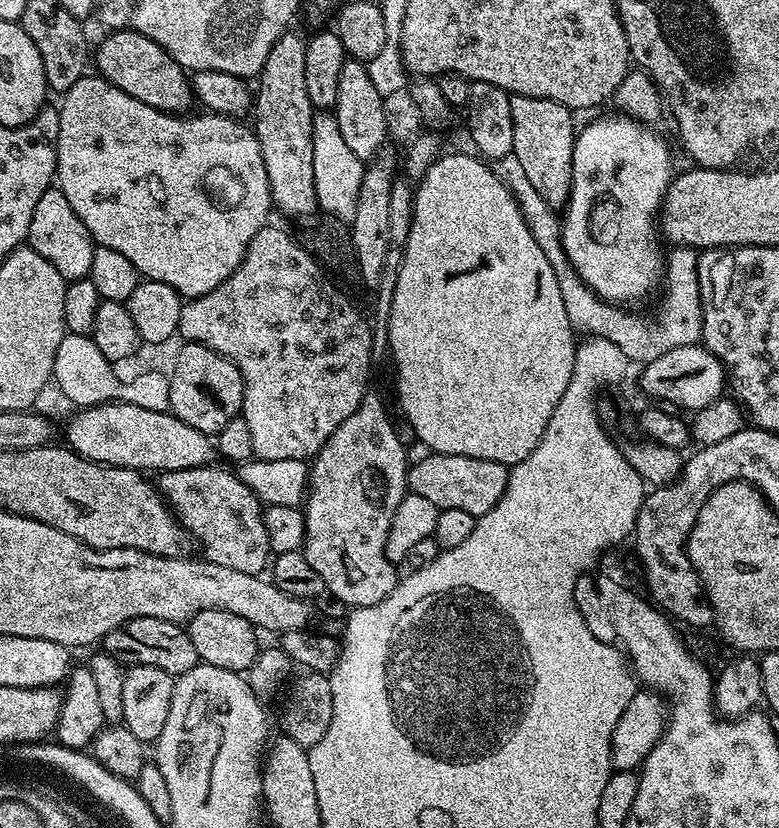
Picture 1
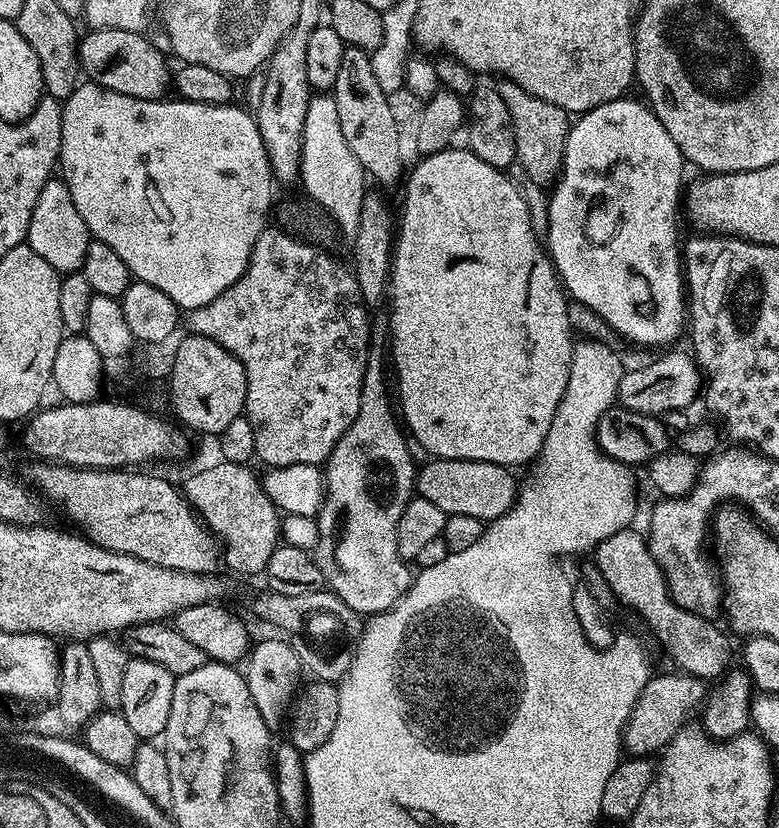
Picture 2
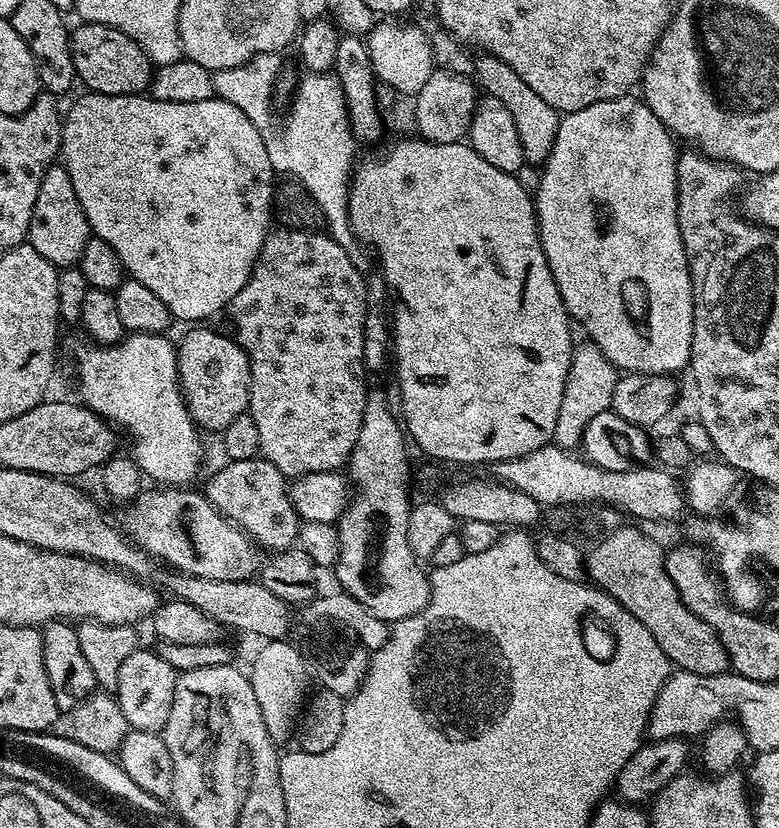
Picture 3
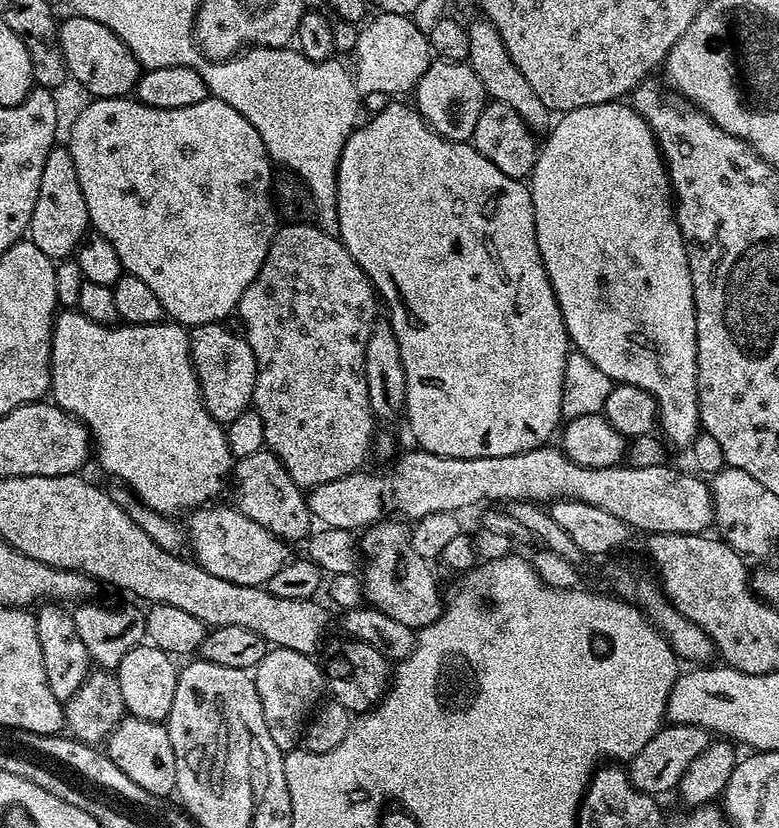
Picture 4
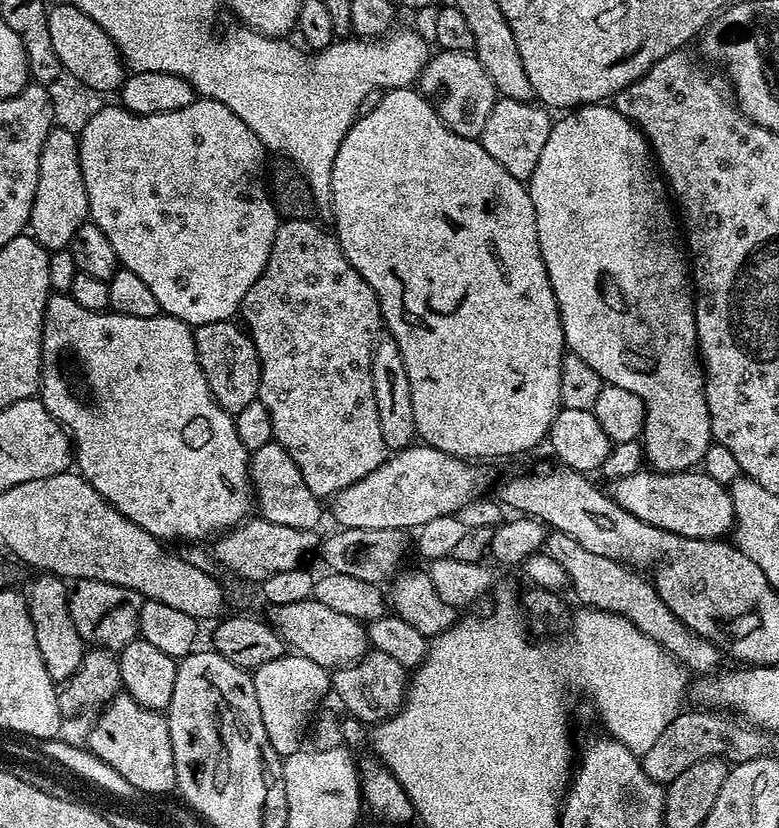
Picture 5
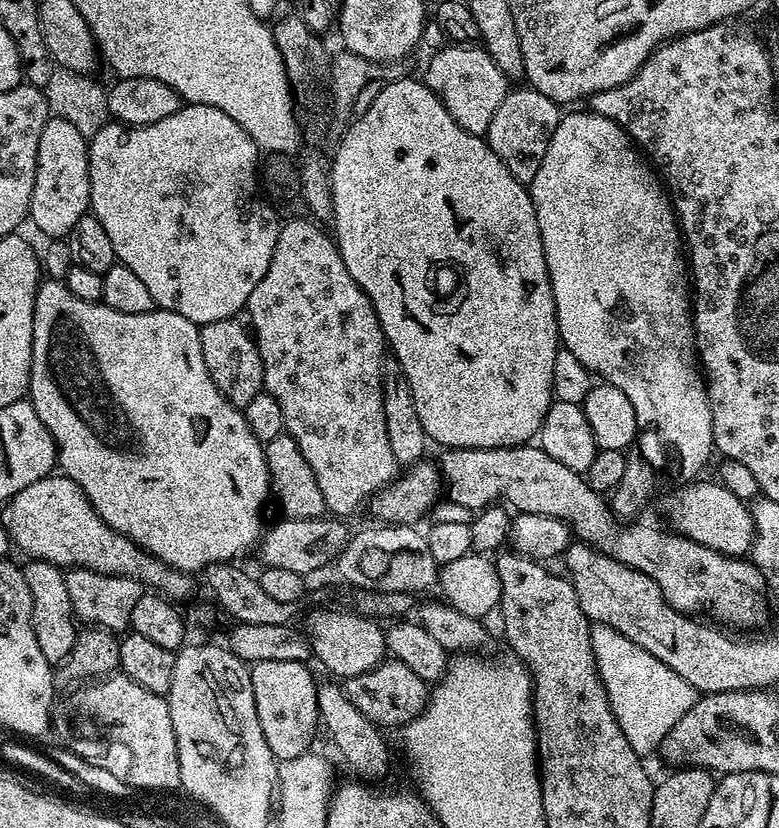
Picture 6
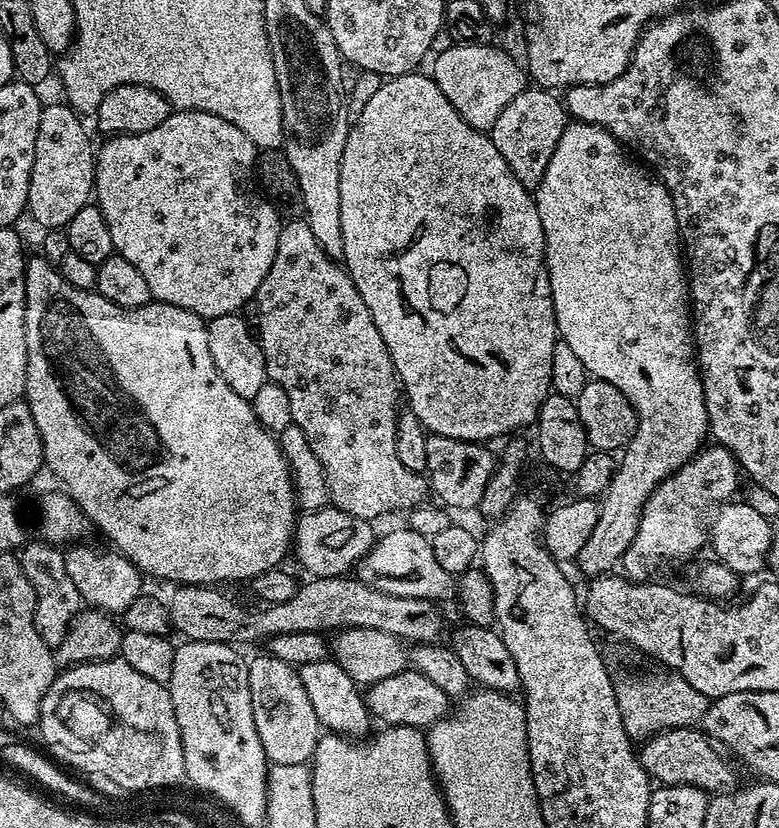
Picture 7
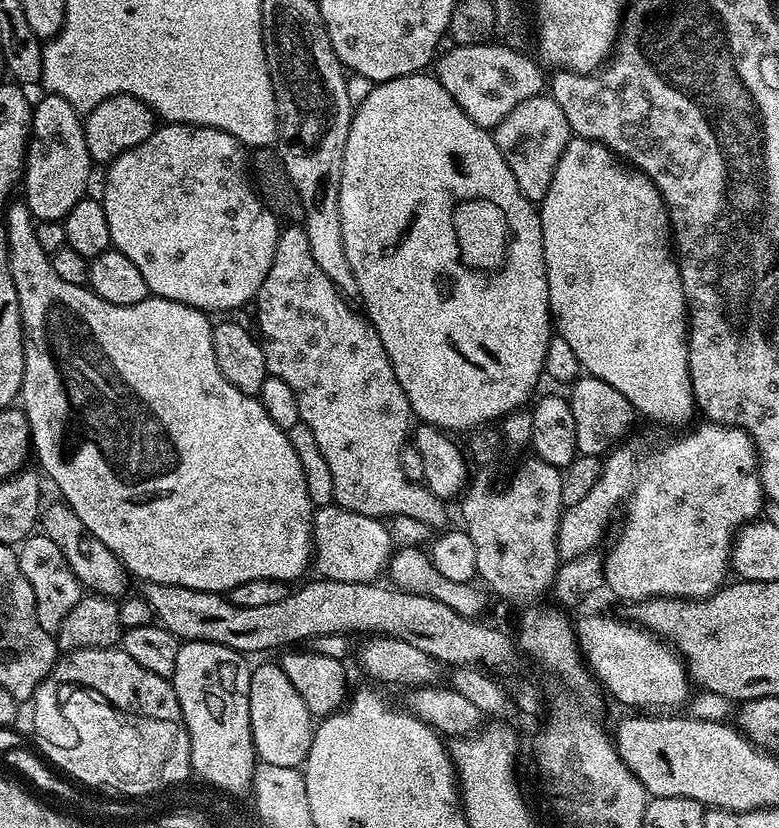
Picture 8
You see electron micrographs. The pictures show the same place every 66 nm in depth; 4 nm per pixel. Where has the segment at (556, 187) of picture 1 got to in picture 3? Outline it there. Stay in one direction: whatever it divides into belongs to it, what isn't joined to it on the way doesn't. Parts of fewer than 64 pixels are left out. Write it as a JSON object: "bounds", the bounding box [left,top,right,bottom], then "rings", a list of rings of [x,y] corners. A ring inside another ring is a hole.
{"bounds":[474,54,562,166],"rings":[[[484,54],[476,60],[474,80],[487,95],[498,98],[506,110],[510,110],[514,118],[514,126],[518,129],[518,138],[522,141],[522,152],[525,161],[532,166],[543,165],[554,150],[554,140],[558,138],[558,126],[562,119],[561,113],[556,111],[550,102],[545,102],[516,71],[510,70],[506,62]]]}

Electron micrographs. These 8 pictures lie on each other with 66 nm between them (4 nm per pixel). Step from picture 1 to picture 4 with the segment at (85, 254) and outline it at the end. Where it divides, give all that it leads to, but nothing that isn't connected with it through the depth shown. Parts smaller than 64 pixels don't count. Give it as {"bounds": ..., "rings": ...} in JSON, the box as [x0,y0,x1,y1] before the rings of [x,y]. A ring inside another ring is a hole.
{"bounds":[27,147,89,262],"rings":[[[54,147],[46,158],[46,166],[42,166],[42,183],[38,185],[38,202],[34,202],[34,214],[30,214],[27,239],[53,262],[59,262],[69,259],[75,253],[89,228],[86,198],[82,198],[82,186],[78,186],[74,158],[70,158],[67,147]]]}

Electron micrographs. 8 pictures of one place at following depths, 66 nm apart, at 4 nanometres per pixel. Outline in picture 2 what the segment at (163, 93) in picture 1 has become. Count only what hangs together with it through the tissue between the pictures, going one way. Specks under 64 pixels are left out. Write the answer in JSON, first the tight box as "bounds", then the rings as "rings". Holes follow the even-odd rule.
{"bounds":[80,28,170,100],"rings":[[[93,28],[80,36],[80,67],[89,81],[106,90],[118,90],[118,94],[130,94],[130,98],[158,100],[170,92],[170,68],[164,56],[147,40],[144,32],[131,32],[117,28]]]}

